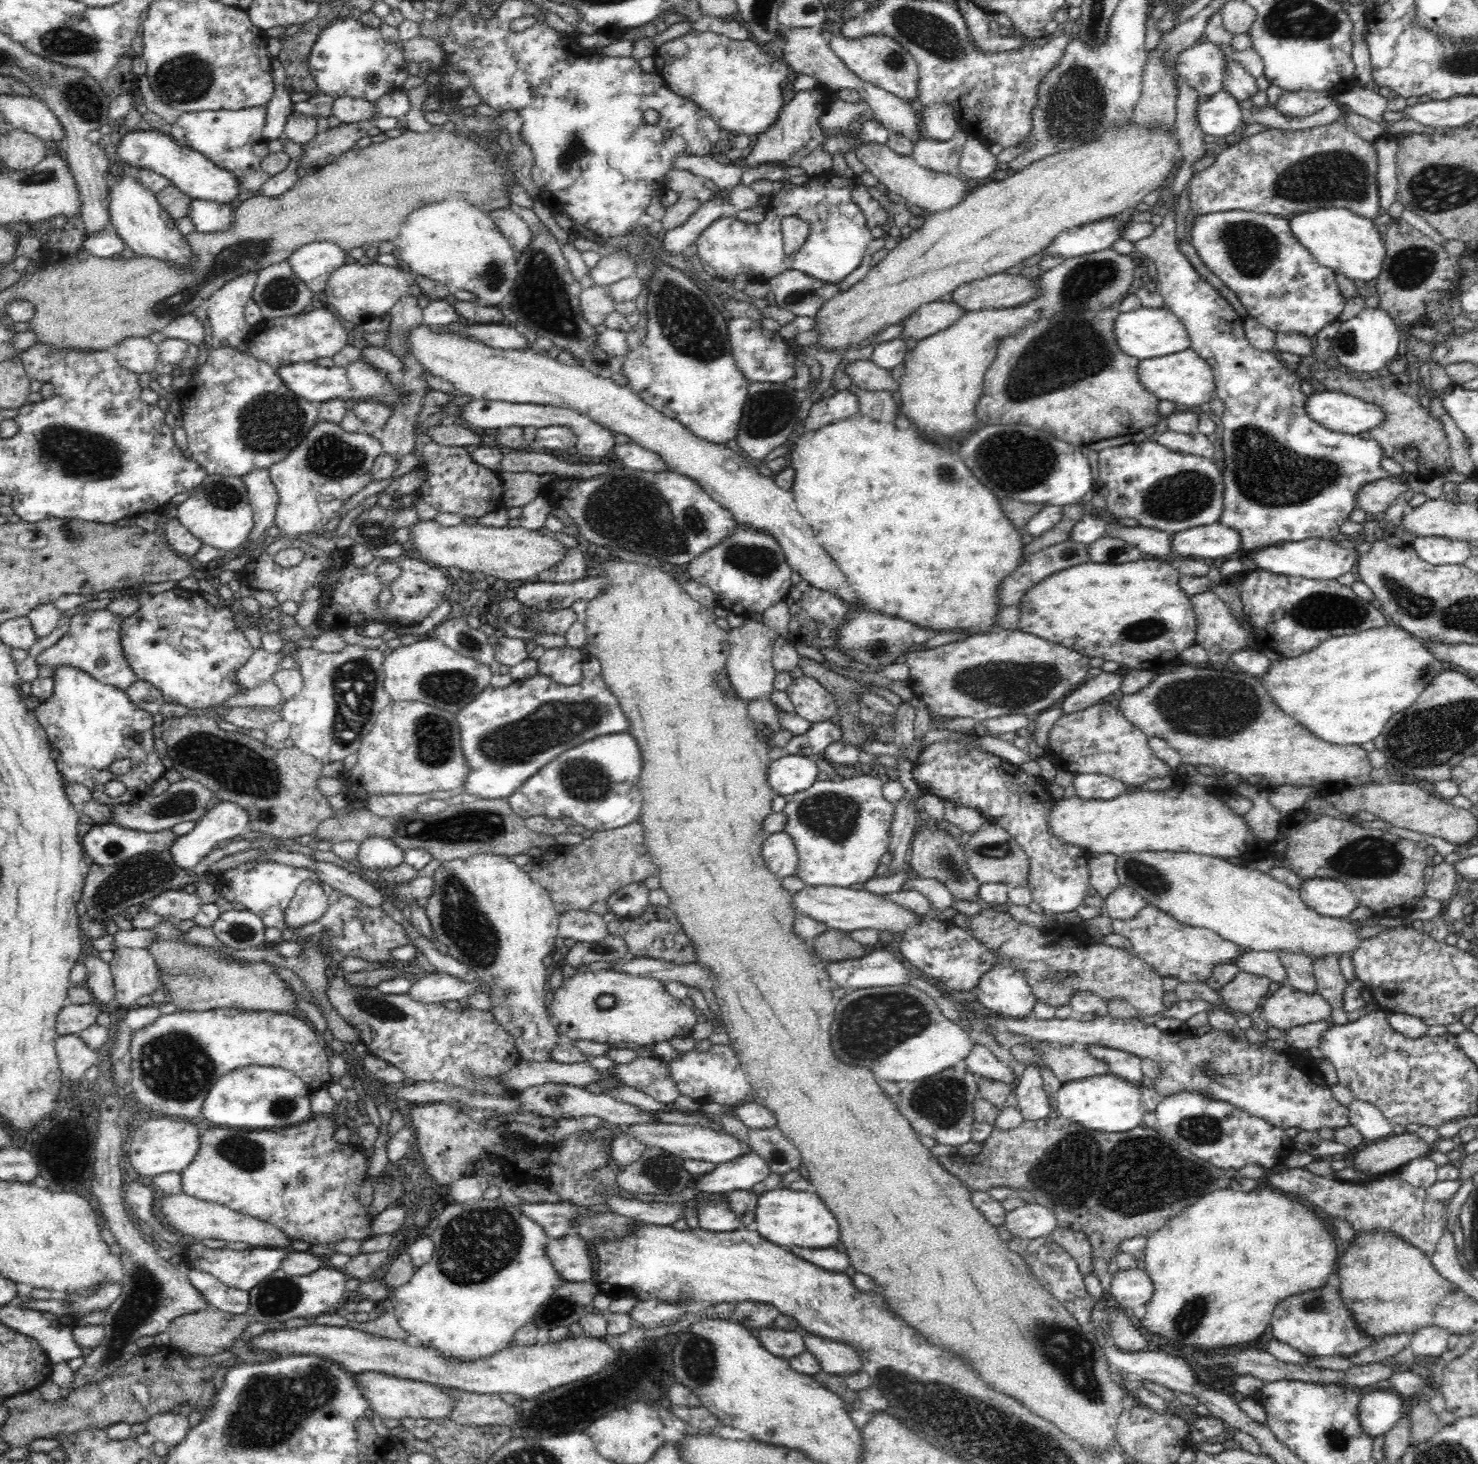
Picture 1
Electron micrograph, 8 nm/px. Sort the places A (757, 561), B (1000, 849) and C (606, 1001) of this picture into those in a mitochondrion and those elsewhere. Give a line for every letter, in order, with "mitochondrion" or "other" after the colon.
A: mitochondrion
B: mitochondrion
C: mitochondrion

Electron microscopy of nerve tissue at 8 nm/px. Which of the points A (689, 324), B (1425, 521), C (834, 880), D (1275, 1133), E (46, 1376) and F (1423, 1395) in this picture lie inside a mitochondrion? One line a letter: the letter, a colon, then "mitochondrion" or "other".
A: mitochondrion
B: other
C: other
D: other
E: other
F: other

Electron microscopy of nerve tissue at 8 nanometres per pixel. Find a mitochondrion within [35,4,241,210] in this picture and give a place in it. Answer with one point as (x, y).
(187, 79)

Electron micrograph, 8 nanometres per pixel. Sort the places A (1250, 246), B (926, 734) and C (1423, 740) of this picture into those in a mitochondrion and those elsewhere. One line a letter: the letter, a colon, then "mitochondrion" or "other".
A: mitochondrion
B: other
C: mitochondrion

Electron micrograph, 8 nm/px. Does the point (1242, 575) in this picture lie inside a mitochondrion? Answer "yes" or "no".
no

